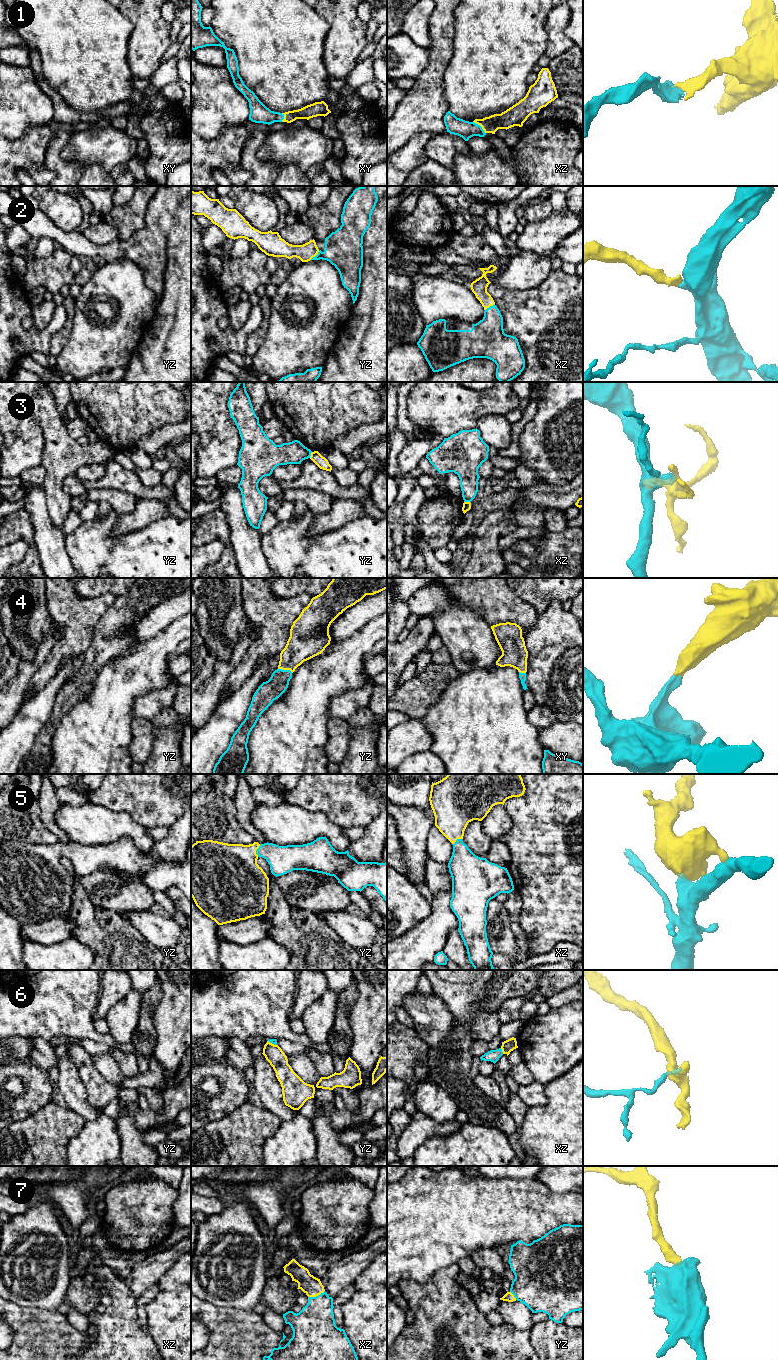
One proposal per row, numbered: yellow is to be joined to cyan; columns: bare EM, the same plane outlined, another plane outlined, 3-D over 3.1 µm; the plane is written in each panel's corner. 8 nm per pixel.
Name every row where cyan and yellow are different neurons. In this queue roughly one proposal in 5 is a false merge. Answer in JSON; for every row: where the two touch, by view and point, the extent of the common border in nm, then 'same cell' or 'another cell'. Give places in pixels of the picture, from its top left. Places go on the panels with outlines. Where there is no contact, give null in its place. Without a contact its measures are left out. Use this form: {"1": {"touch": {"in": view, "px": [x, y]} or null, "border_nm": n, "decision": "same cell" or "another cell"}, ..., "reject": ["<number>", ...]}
{"1": {"touch": {"in": "xz", "px": [480, 126]}, "border_nm": 140, "decision": "same cell"}, "2": {"touch": {"in": "yz", "px": [316, 255]}, "border_nm": 110, "decision": "same cell"}, "3": {"touch": {"in": "xz", "px": [467, 501]}, "border_nm": 60, "decision": "another cell"}, "4": {"touch": {"in": "yz", "px": [285, 670]}, "border_nm": 120, "decision": "same cell"}, "5": {"touch": {"in": "yz", "px": [256, 850]}, "border_nm": 110, "decision": "same cell"}, "6": {"touch": {"in": "xz", "px": [501, 1051]}, "border_nm": 50, "decision": "another cell"}, "7": {"touch": {"in": "xz", "px": [316, 1296]}, "border_nm": 150, "decision": "same cell"}, "reject": ["3", "6"]}

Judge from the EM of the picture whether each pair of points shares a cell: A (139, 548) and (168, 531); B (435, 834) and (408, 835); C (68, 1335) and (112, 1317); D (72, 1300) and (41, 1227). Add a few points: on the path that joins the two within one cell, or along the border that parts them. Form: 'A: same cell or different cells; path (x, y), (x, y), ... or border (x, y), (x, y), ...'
A: same cell; path (146, 548), (161, 538)
B: different cells; border (434, 825), (428, 833), (425, 853)
C: same cell; path (82, 1349), (92, 1349), (110, 1331)
D: different cells; border (71, 1279), (66, 1298), (56, 1309)

